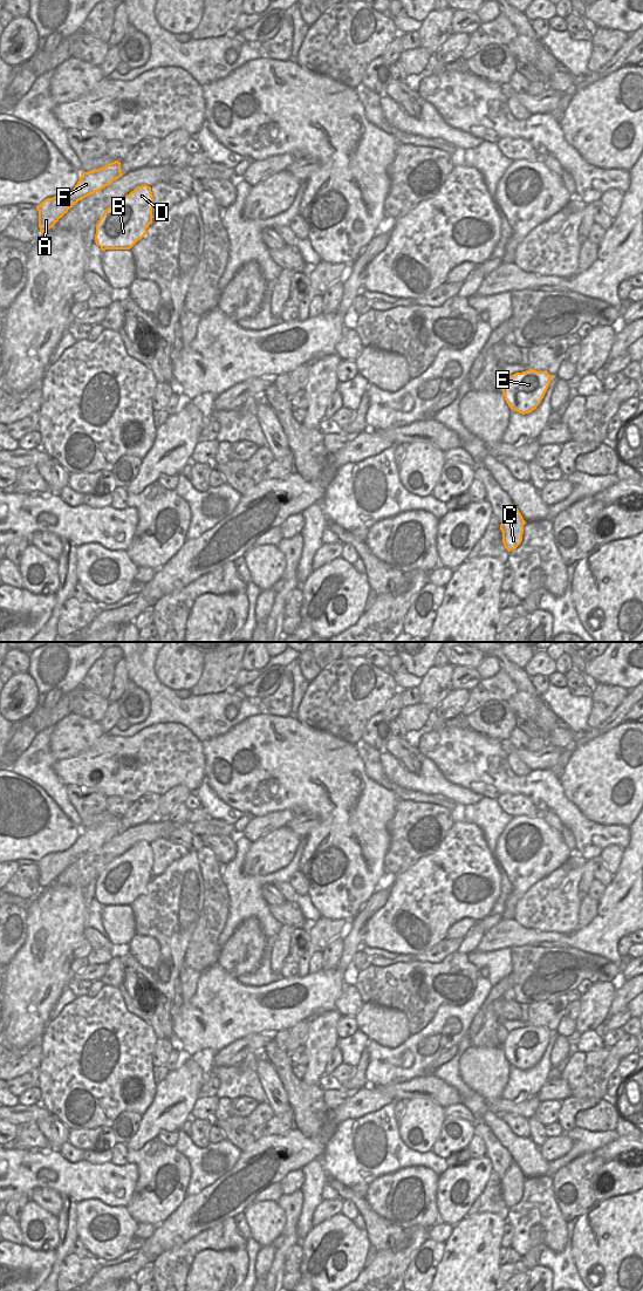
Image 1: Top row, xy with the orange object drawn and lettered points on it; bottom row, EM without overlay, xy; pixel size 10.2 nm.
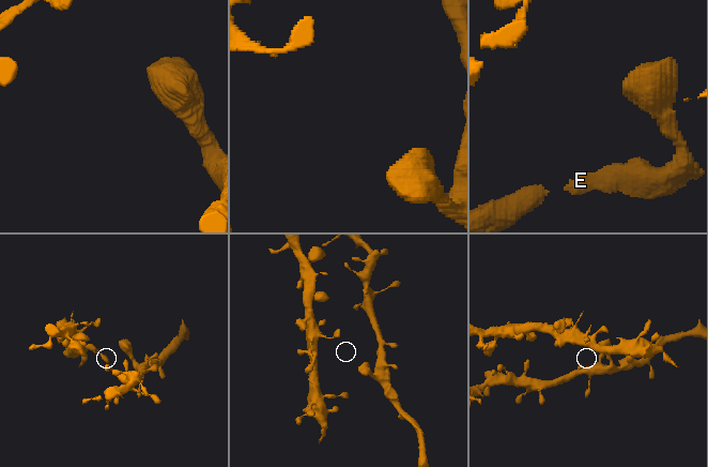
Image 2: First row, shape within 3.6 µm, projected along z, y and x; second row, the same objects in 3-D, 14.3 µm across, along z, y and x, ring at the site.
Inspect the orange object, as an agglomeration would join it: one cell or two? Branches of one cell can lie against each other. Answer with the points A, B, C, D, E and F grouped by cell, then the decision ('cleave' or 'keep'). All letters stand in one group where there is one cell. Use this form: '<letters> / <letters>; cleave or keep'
A B C D E F; keep

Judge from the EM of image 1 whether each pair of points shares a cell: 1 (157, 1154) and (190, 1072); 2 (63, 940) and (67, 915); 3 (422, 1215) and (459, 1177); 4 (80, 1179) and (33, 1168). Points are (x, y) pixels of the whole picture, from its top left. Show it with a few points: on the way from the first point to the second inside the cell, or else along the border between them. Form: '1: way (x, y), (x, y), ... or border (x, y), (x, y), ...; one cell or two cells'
1: border (155, 1136), (138, 1149), (129, 1148); two cells
2: way (63, 934), (63, 921); one cell
3: border (439, 1176), (437, 1186), (438, 1220); two cells
4: way (68, 1179), (50, 1167), (45, 1166); one cell

